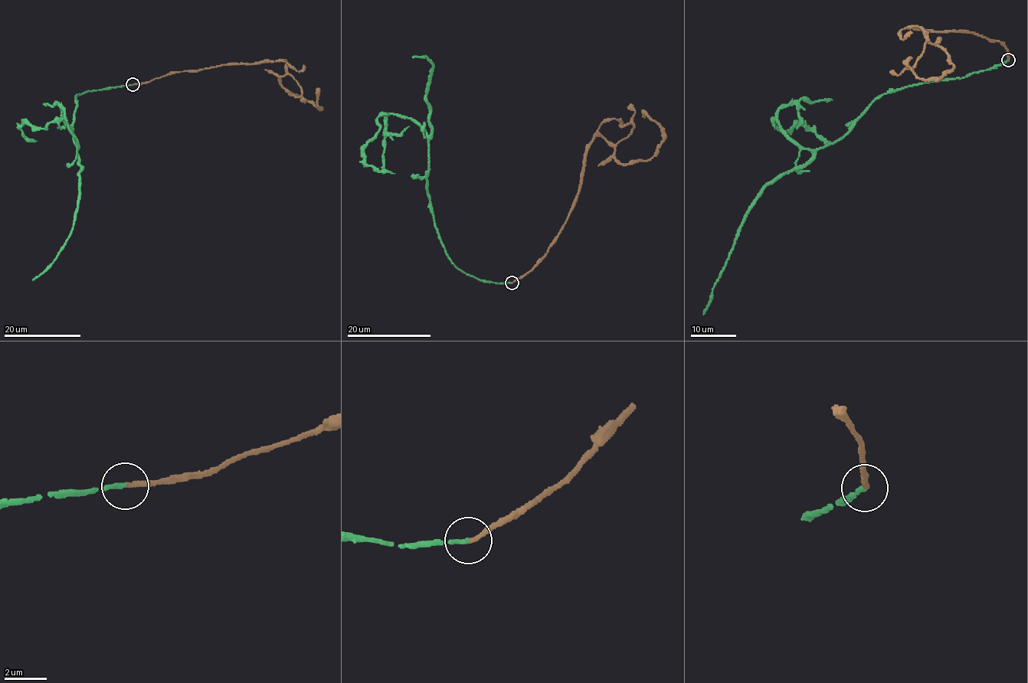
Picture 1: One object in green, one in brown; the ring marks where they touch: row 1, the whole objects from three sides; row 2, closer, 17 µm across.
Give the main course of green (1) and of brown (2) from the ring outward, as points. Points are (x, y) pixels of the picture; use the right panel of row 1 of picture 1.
1: (1008, 60), (967, 76), (882, 94), (841, 137), (767, 185), (749, 210), (703, 315)
2: (1008, 60), (1002, 43), (915, 27), (954, 65), (938, 78), (921, 80), (908, 64), (911, 57)

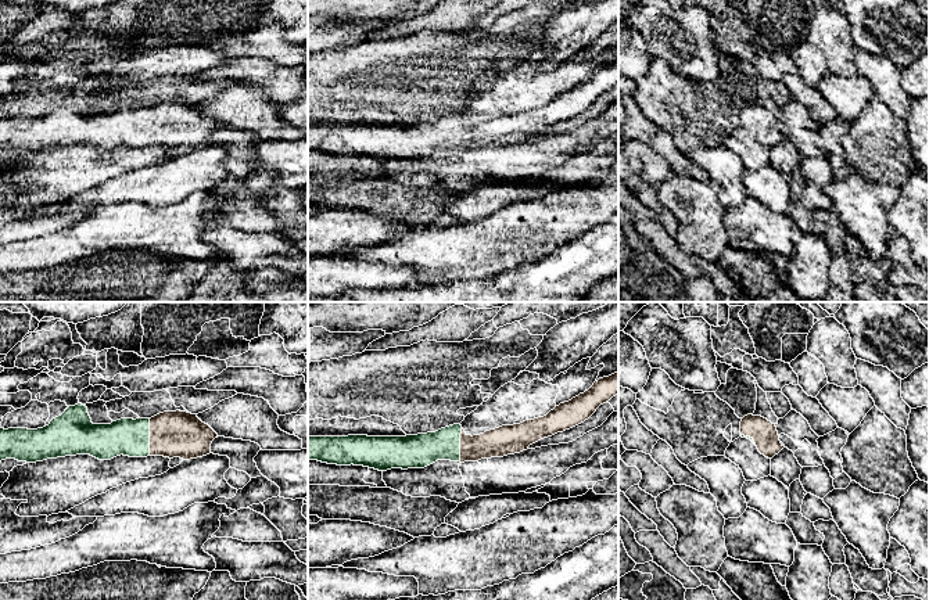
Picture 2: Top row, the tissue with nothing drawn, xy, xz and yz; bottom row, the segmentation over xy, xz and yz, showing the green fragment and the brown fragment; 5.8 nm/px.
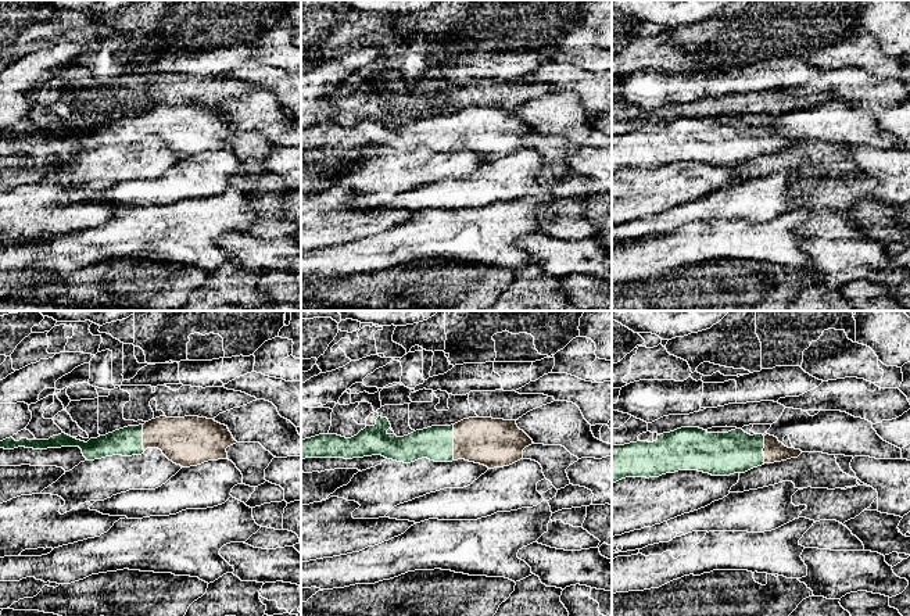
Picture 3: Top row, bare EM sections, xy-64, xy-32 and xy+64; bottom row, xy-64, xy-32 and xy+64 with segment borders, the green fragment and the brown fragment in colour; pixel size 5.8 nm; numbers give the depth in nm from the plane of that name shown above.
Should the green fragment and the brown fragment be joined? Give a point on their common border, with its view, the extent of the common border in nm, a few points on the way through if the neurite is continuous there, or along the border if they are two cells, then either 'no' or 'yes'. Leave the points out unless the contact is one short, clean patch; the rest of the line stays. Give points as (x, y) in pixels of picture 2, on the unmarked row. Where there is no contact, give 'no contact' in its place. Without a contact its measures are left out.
xy (149, 126) | 220 nm | yes

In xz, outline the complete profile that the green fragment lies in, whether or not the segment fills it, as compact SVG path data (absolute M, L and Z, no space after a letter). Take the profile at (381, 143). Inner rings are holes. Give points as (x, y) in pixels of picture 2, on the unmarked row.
M614 62L609 67L599 68L588 80L580 83L568 91L560 93L544 107L526 109L520 114L502 115L473 126L467 125L460 114L453 114L435 122L406 126L308 126L308 150L318 150L337 155L354 154L379 161L387 161L391 158L424 158L437 150L464 152L478 151L481 148L503 147L527 140L530 134L544 127L563 122L584 112L600 94L609 91L617 83L618 62Z

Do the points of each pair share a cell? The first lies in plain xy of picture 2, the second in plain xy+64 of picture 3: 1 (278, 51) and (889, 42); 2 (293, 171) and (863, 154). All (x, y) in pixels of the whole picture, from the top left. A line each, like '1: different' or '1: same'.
1: different
2: same

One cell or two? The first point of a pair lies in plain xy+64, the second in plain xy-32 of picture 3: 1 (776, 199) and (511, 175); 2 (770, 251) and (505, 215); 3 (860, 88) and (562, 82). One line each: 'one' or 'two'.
1: one
2: one
3: one

